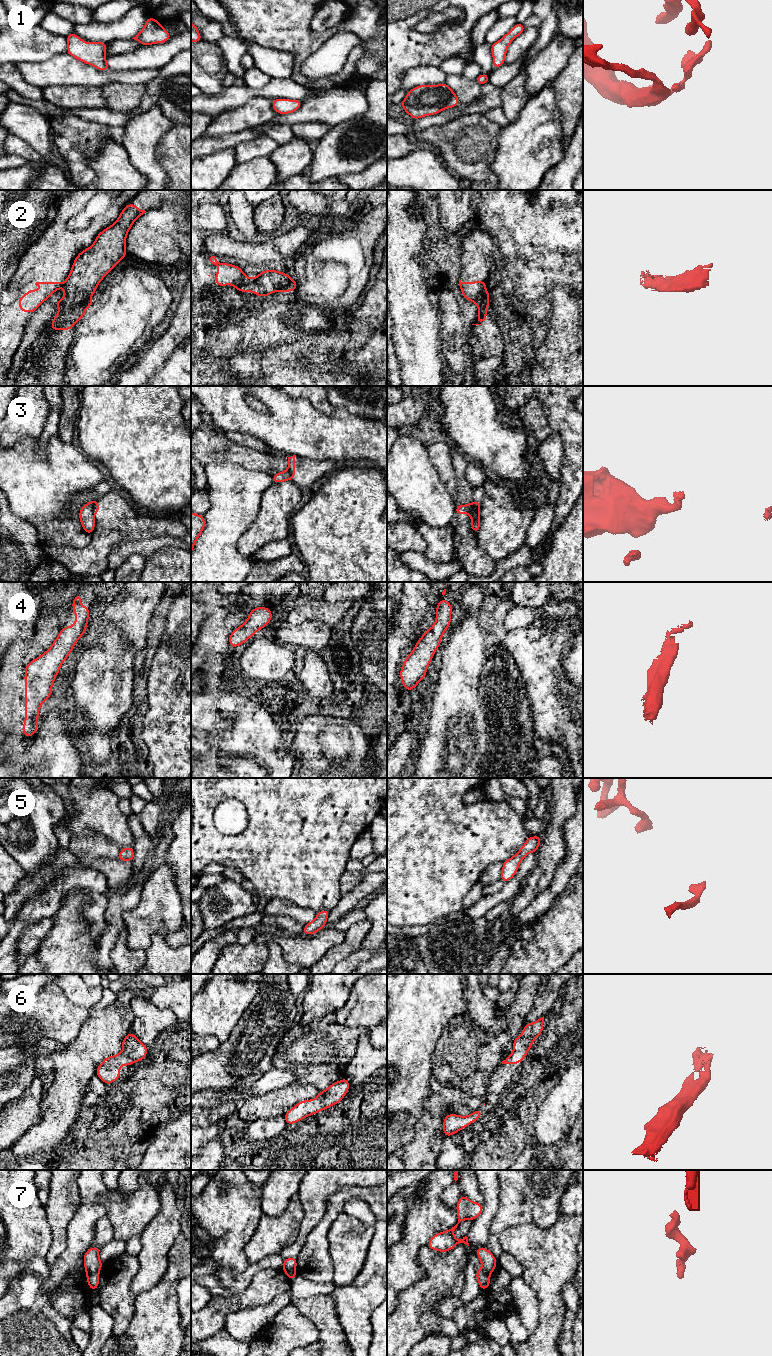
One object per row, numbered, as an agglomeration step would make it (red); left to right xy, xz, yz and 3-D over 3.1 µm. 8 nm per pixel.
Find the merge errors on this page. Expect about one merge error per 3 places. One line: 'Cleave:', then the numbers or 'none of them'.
Cleave: 2, 3, 7

